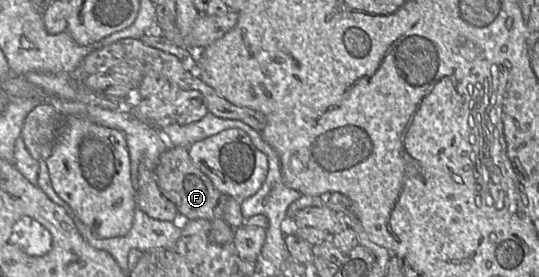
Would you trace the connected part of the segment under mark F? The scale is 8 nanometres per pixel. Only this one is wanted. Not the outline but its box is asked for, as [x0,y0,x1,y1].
[154,146,229,221]

